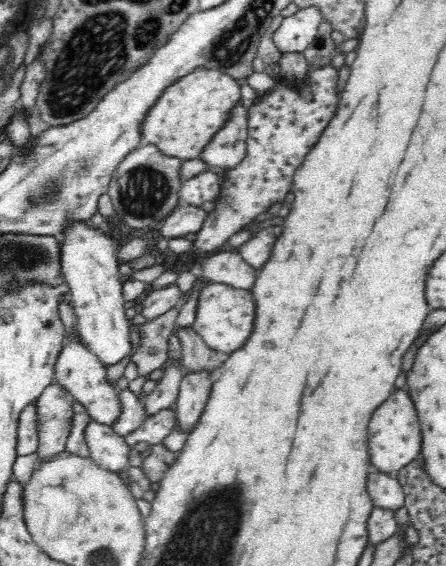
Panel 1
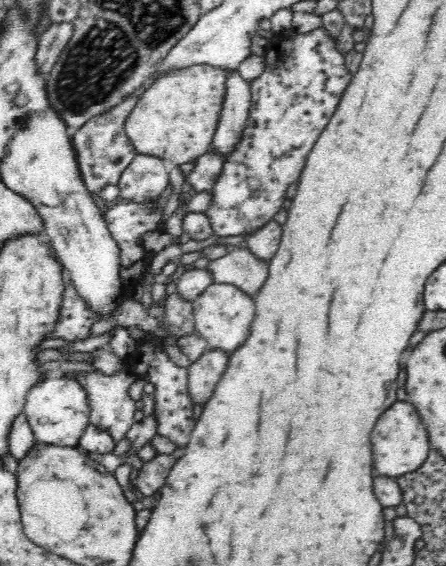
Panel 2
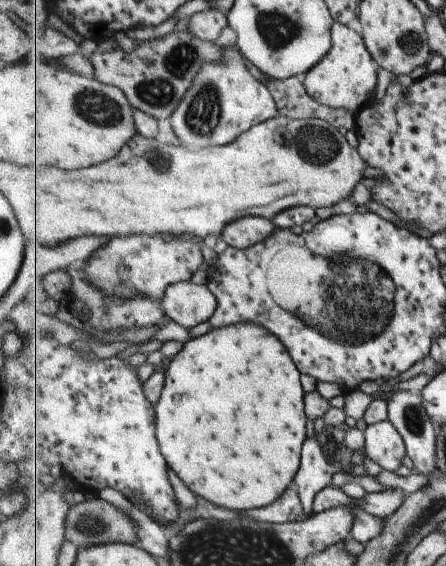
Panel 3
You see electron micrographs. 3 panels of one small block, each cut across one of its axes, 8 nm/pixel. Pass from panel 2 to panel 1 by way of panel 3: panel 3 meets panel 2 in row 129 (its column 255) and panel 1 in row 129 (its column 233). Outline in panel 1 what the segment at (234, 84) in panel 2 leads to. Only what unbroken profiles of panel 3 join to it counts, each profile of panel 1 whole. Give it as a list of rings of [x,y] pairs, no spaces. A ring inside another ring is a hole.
[[[240,100],[232,109],[232,118],[215,134],[212,142],[204,147],[198,157],[207,166],[228,170],[242,162],[247,148],[247,110]]]

